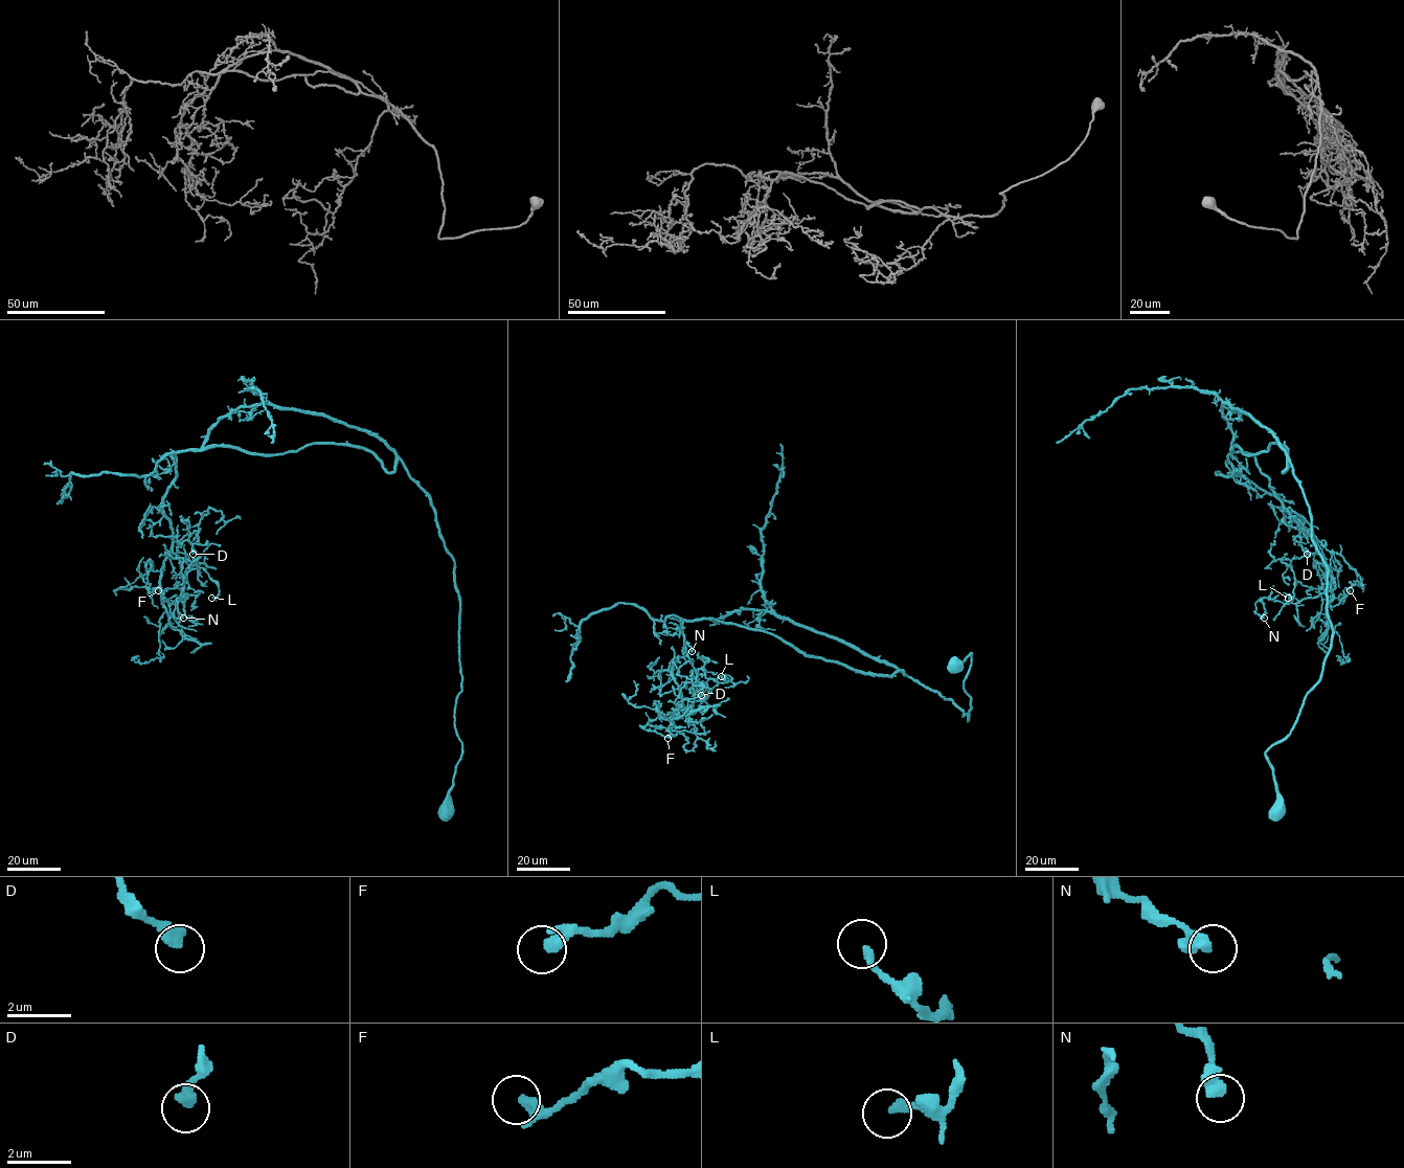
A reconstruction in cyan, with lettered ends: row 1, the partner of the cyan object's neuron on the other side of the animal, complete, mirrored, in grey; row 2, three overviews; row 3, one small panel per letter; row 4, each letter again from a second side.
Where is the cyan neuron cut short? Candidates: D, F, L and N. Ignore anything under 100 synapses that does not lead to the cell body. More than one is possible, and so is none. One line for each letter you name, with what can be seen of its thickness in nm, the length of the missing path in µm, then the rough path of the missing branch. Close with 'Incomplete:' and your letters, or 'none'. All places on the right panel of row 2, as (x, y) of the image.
Incomplete: none

